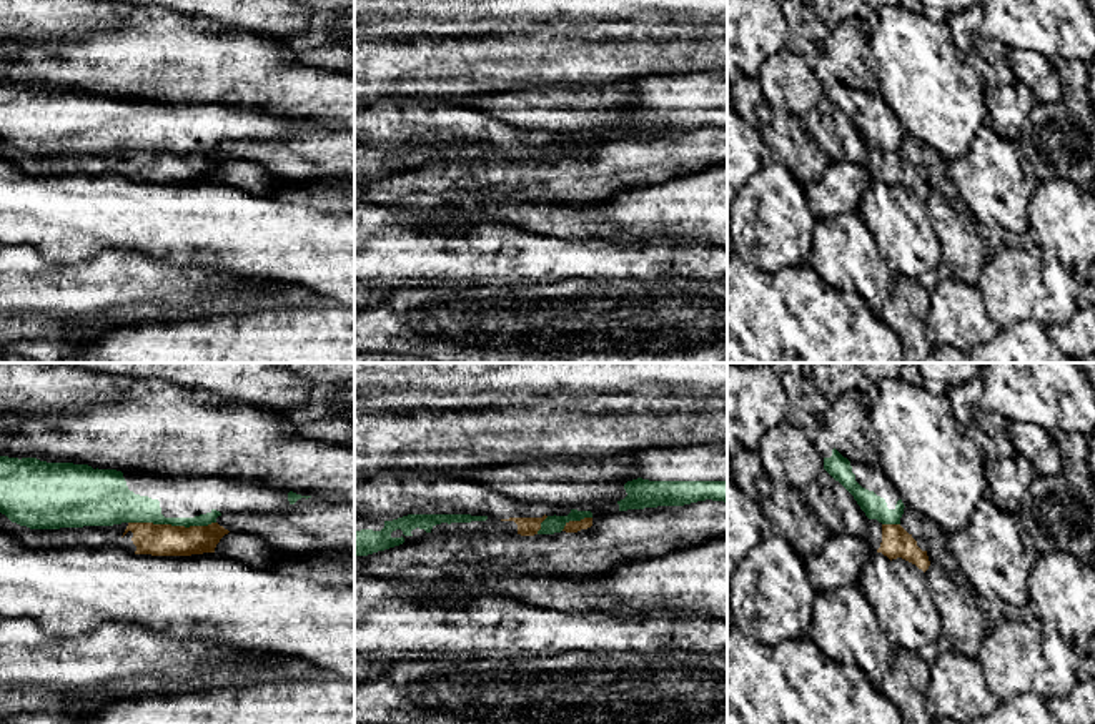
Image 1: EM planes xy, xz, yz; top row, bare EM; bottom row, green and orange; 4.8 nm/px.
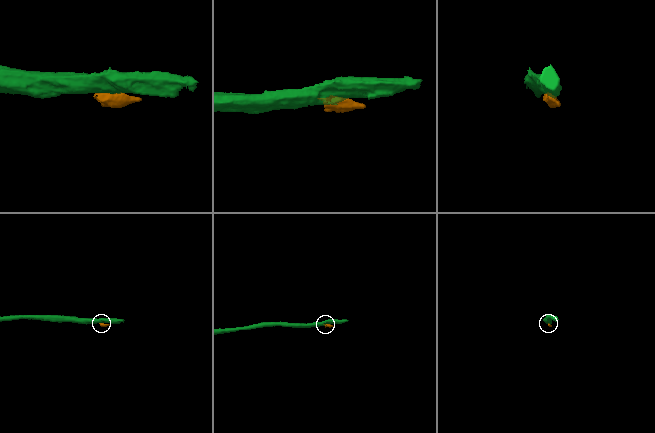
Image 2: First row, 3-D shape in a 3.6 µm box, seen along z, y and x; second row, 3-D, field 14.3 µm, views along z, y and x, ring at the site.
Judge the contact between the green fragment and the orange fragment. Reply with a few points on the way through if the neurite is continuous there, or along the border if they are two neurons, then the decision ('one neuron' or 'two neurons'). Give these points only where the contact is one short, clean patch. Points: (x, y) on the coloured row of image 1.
two neurons

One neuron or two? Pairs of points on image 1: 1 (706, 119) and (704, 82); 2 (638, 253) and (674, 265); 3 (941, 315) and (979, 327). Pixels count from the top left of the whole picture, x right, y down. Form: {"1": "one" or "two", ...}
{"1": "one", "2": "one", "3": "one"}

